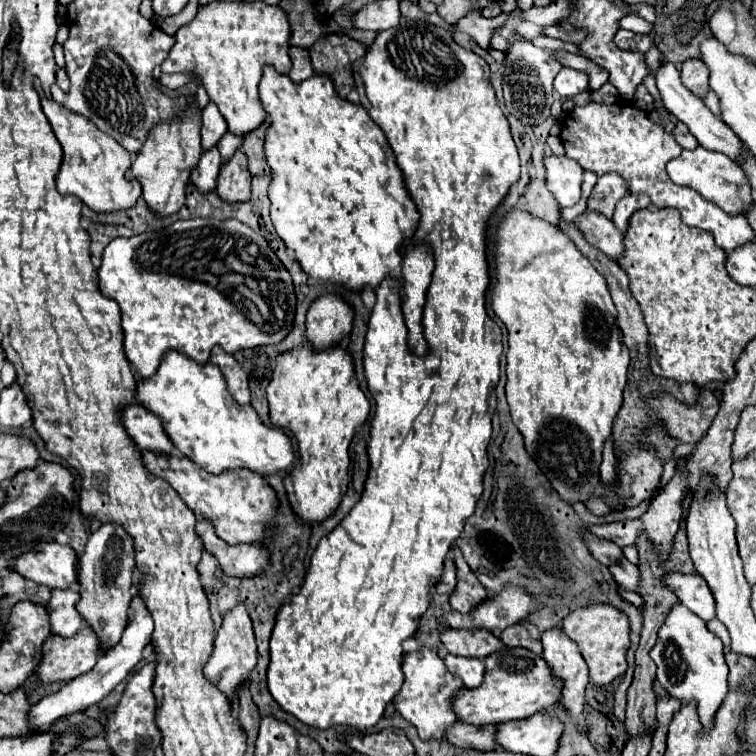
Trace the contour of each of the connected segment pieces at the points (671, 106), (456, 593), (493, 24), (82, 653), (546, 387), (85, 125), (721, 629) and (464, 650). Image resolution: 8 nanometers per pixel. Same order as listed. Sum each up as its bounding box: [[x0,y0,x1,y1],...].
[[654,63,742,161],[450,547,490,613],[454,9,516,49],[38,625,100,683],[492,211,630,503],[33,78,140,213],[707,618,731,646],[440,629,504,659]]

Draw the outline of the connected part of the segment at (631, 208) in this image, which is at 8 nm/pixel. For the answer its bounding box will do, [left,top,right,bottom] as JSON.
[614,193,650,235]

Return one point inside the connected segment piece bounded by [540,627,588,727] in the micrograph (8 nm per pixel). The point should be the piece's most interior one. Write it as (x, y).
(563, 656)

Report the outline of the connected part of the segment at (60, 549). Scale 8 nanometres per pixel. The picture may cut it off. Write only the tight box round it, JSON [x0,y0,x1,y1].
[14,541,78,589]

